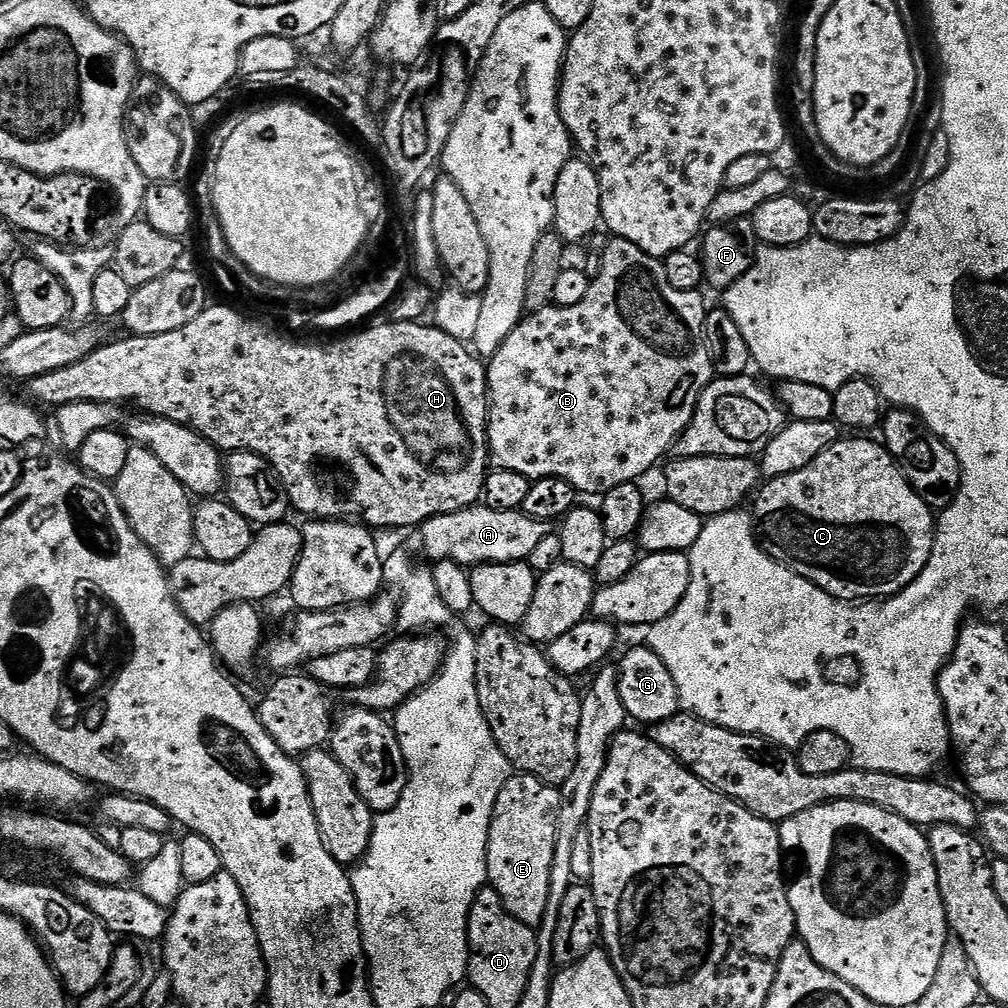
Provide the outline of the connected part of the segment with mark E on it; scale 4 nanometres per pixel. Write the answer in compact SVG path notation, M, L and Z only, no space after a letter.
M513 774L502 786L498 802L494 802L492 825L488 835L488 884L502 898L502 906L518 922L530 929L539 929L546 914L546 902L550 898L550 866L554 862L554 838L556 815L560 801L559 787L544 784L538 778Z

